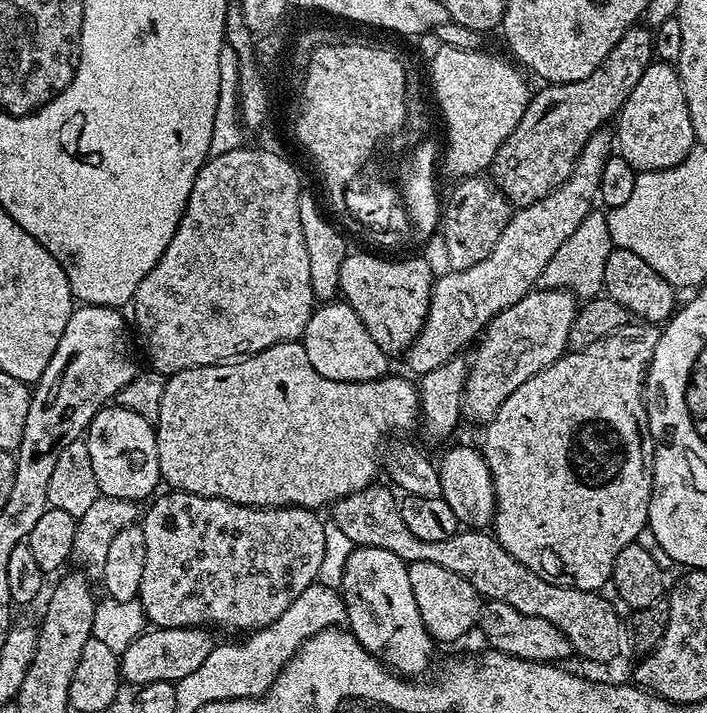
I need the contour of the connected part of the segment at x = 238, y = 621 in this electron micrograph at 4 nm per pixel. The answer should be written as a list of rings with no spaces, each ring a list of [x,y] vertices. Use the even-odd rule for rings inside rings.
[[[168,490],[165,493],[165,496],[157,495],[147,505],[148,513],[142,516],[146,566],[142,566],[138,599],[149,625],[209,630],[229,628],[232,632],[251,633],[274,622],[306,586],[317,583],[325,553],[325,521],[316,517],[319,515],[313,509],[251,508],[189,492]]]

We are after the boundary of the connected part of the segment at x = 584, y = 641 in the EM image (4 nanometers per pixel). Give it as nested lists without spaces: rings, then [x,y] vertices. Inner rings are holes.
[[[373,482],[367,488],[331,505],[330,520],[350,538],[352,545],[390,550],[390,554],[398,554],[398,558],[402,558],[407,565],[414,562],[434,562],[434,566],[454,570],[454,574],[466,578],[466,582],[470,582],[470,586],[474,586],[474,590],[484,600],[506,602],[506,606],[514,606],[514,610],[530,618],[544,618],[546,622],[550,622],[550,626],[566,634],[577,657],[585,656],[596,664],[604,664],[615,658],[616,651],[620,648],[622,622],[615,603],[608,601],[600,592],[554,586],[554,582],[538,578],[538,574],[526,570],[522,562],[506,554],[504,547],[488,530],[458,530],[442,542],[422,542],[422,538],[414,538],[412,531],[406,527],[406,522],[402,522],[397,493],[391,487],[388,488],[383,488],[380,482]]]

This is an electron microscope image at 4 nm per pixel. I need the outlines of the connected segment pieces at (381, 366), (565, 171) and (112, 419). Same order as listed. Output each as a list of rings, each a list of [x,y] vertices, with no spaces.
[[[345,300],[325,301],[311,314],[300,343],[306,350],[310,366],[331,381],[378,381],[389,373],[388,354],[370,337],[358,314]]]
[[[648,26],[628,28],[594,74],[586,74],[578,82],[545,83],[541,92],[531,93],[518,126],[498,146],[490,167],[492,183],[508,197],[509,204],[517,209],[525,208],[562,186],[574,170],[582,146],[619,113],[626,98],[630,98],[630,90],[638,86],[638,78],[654,63],[652,34],[653,29]]]
[[[105,406],[98,414],[94,414],[86,439],[90,450],[90,463],[94,466],[94,478],[98,482],[101,496],[144,502],[157,491],[156,487],[161,487],[158,442],[153,421],[142,418],[142,414],[134,414],[134,410],[126,410],[119,406]]]

